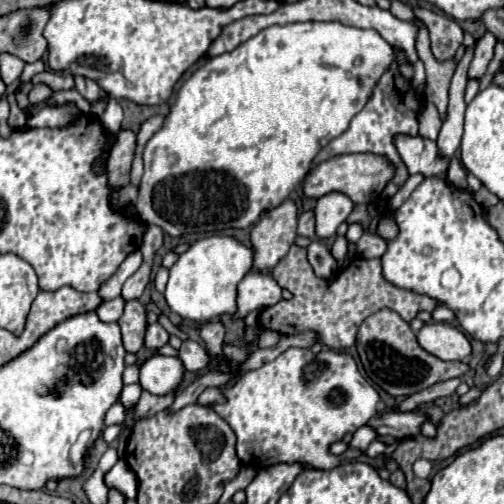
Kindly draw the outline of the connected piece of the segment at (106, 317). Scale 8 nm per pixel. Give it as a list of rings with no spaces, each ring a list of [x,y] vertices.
[[[122,297],[104,301],[104,303],[96,309],[96,313],[98,313],[98,317],[100,317],[102,321],[118,321],[122,311],[124,311],[124,299],[122,299]]]

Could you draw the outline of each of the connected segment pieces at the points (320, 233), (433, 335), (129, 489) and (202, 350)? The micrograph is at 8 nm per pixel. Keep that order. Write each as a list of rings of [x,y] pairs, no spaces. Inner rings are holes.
[[[328,193],[324,197],[320,197],[316,201],[316,237],[322,239],[330,239],[336,229],[348,219],[348,215],[352,213],[354,203],[348,201],[348,197],[344,197],[344,193]]]
[[[424,323],[424,327],[416,331],[416,339],[424,351],[444,361],[462,361],[472,351],[468,337],[446,323]]]
[[[118,461],[112,467],[112,471],[106,475],[106,485],[120,489],[126,495],[126,499],[136,499],[134,489],[138,491],[138,481],[136,481],[136,475],[132,473],[132,469],[128,469],[126,461]]]
[[[192,339],[182,341],[182,347],[178,349],[178,353],[180,353],[180,359],[182,359],[186,371],[190,371],[190,373],[198,373],[212,365],[212,357],[208,355],[206,347]]]

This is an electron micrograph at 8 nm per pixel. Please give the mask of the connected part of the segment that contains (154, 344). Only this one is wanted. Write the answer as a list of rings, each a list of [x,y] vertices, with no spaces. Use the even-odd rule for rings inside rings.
[[[158,322],[148,325],[144,345],[146,345],[148,349],[158,349],[158,347],[162,347],[162,345],[166,345],[166,343],[168,343],[168,333],[166,333],[166,329]]]

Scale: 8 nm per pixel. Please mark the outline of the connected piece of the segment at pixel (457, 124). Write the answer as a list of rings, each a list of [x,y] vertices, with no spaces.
[[[476,43],[472,45],[472,47],[468,47],[466,49],[466,53],[464,53],[464,57],[460,59],[460,63],[458,63],[458,67],[456,67],[456,73],[454,73],[454,77],[452,77],[452,85],[450,85],[450,103],[448,103],[448,117],[446,117],[446,121],[442,123],[442,129],[440,129],[440,135],[438,135],[438,145],[440,145],[440,151],[446,155],[446,157],[452,157],[454,155],[454,151],[460,147],[460,139],[462,139],[462,127],[464,127],[464,89],[466,89],[466,83],[468,83],[468,79],[466,79],[466,71],[468,71],[468,65],[470,65],[470,61],[472,61],[472,57],[474,57],[474,47],[476,47]]]

